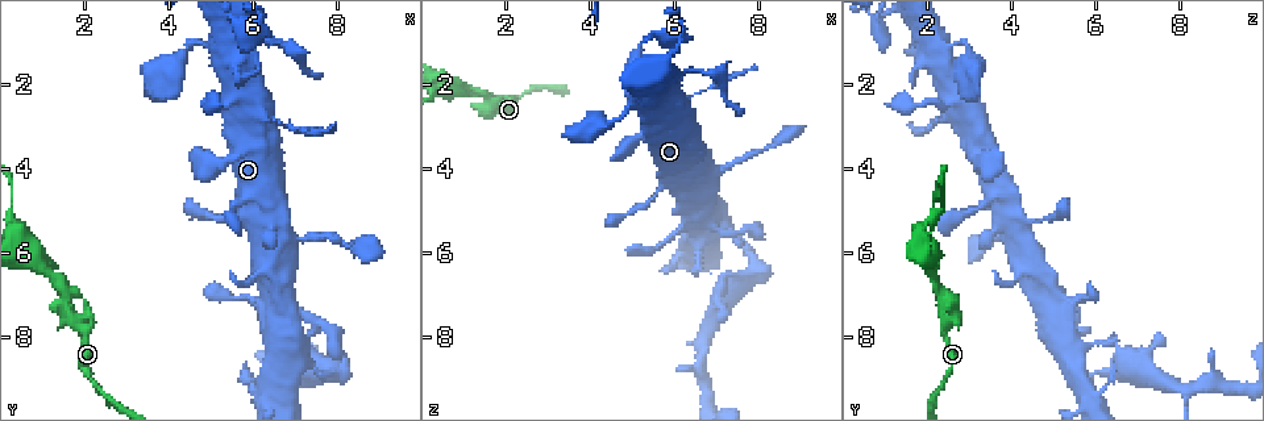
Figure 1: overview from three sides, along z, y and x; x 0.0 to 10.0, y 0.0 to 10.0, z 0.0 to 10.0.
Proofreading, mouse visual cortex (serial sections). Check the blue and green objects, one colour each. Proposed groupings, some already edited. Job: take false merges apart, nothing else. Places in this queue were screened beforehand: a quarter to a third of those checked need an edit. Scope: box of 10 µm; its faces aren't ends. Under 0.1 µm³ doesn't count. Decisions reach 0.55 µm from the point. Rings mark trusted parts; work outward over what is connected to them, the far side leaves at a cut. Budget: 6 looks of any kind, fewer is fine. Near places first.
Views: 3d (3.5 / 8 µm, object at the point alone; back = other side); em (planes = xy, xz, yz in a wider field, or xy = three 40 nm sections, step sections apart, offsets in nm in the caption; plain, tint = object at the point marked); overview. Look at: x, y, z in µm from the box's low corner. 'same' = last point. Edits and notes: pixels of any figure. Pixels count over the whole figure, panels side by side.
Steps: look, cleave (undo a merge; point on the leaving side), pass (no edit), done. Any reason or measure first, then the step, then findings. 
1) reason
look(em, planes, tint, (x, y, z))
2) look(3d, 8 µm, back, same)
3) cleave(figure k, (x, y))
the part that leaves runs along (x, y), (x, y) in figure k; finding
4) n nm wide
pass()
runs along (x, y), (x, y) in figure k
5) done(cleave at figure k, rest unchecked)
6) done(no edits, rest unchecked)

thin arm on a thick one
look(em, planes, tint, (6.80, 7.35, 5.35))

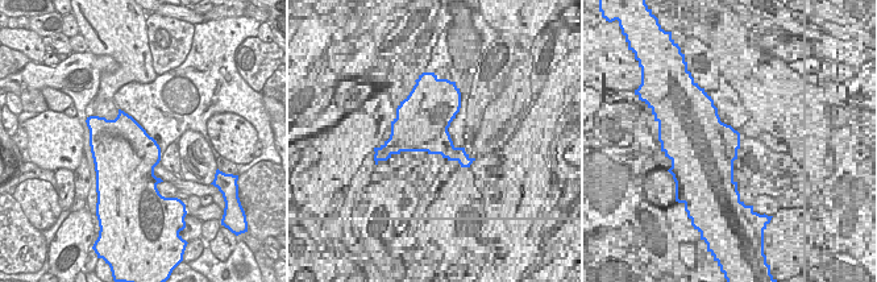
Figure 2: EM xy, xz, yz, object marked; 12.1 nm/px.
look(3d, 3.5 µm, same)

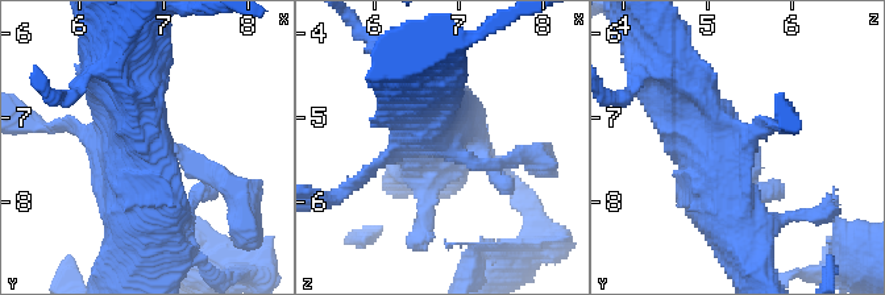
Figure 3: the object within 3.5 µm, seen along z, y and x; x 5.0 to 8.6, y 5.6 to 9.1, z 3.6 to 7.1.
pass()
all the same cell

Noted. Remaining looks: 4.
look(em, xy, step 3, tint, (7.80, 8.85, 6.00))

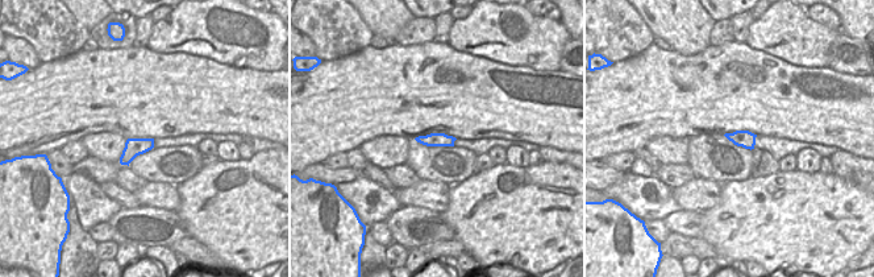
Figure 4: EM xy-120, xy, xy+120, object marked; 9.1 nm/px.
look(3d, 3.5 µm, same)

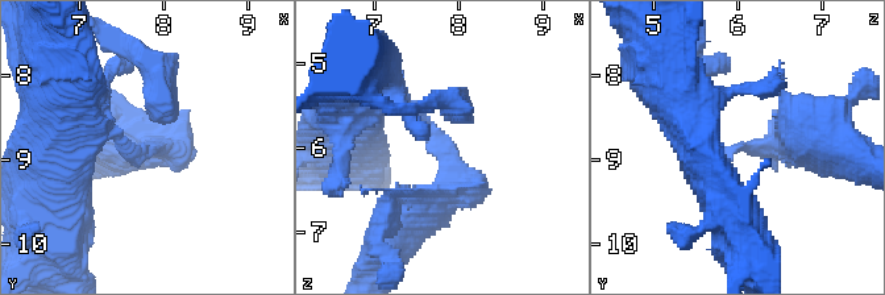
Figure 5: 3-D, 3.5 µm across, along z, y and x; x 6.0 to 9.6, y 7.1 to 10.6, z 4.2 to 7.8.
cleave(figure 5, (804, 125))
two cells meet here

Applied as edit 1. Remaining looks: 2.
done(cleave at figure 5, rest unchecked)

